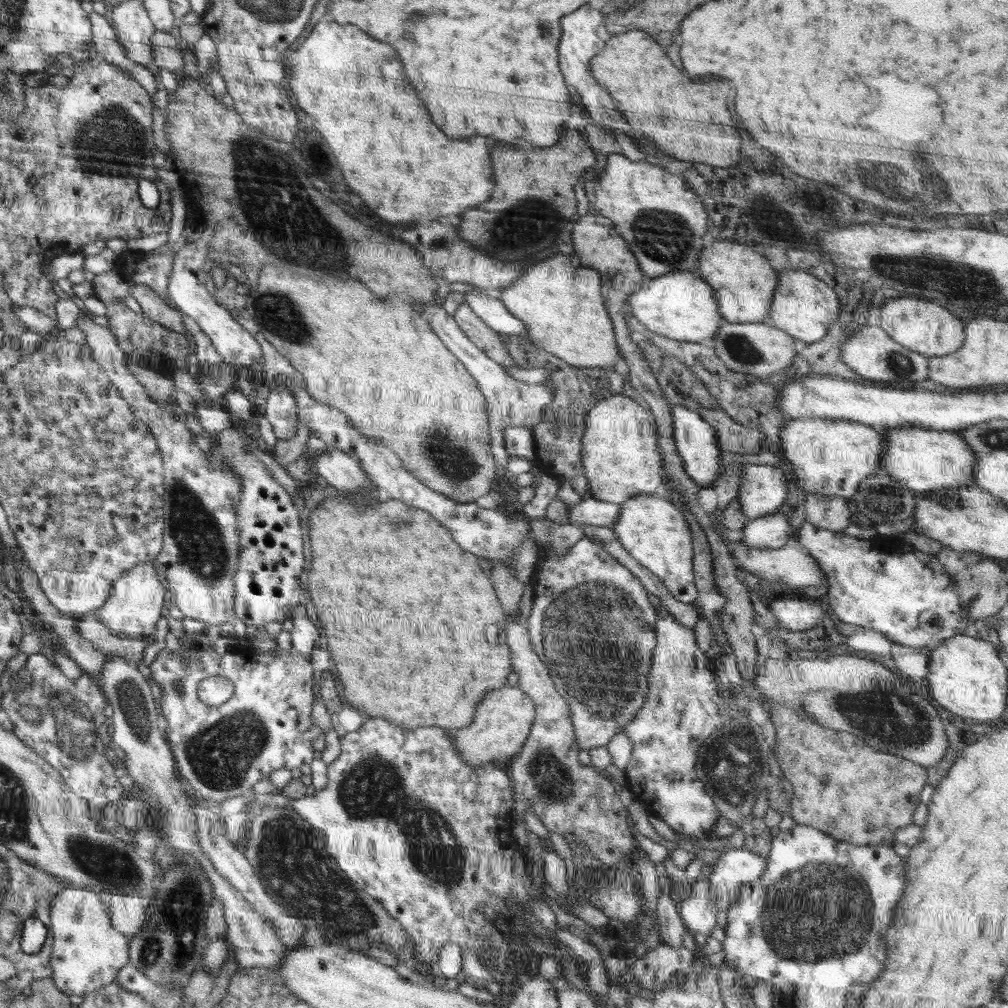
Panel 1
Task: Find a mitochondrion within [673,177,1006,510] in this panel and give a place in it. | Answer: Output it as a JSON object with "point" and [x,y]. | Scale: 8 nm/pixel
{"point":[956,282]}

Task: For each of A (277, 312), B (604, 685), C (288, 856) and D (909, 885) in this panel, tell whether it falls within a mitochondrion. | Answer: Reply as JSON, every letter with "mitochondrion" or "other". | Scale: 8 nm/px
{"A":"mitochondrion","B":"mitochondrion","C":"mitochondrion","D":"other"}

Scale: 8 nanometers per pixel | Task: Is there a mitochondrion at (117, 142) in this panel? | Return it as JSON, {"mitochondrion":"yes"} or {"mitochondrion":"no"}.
{"mitochondrion":"yes"}

